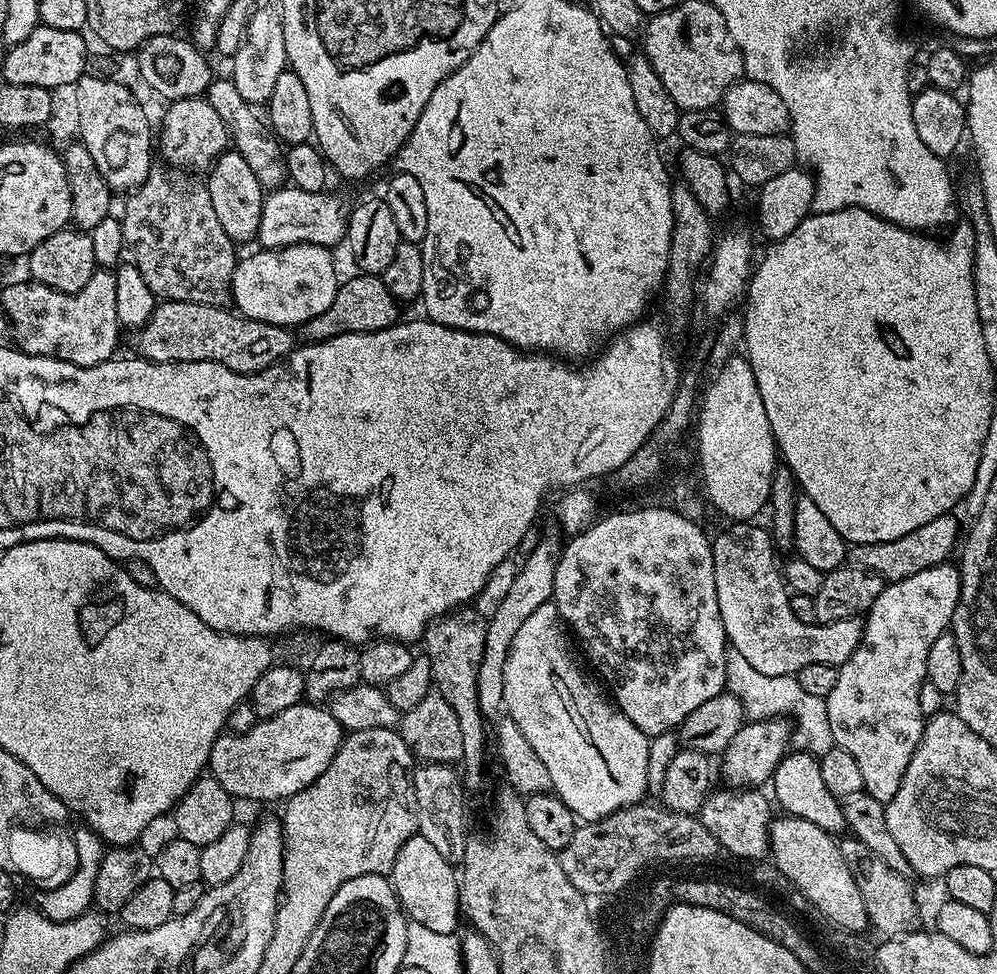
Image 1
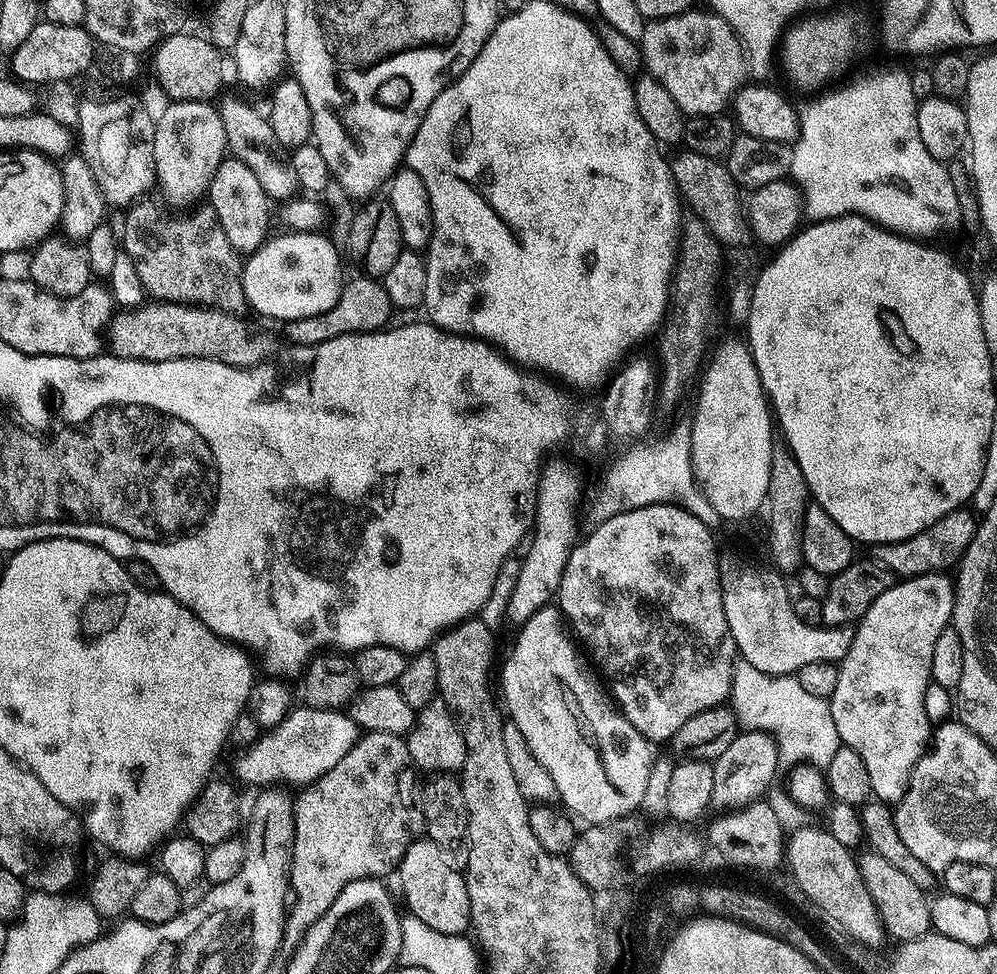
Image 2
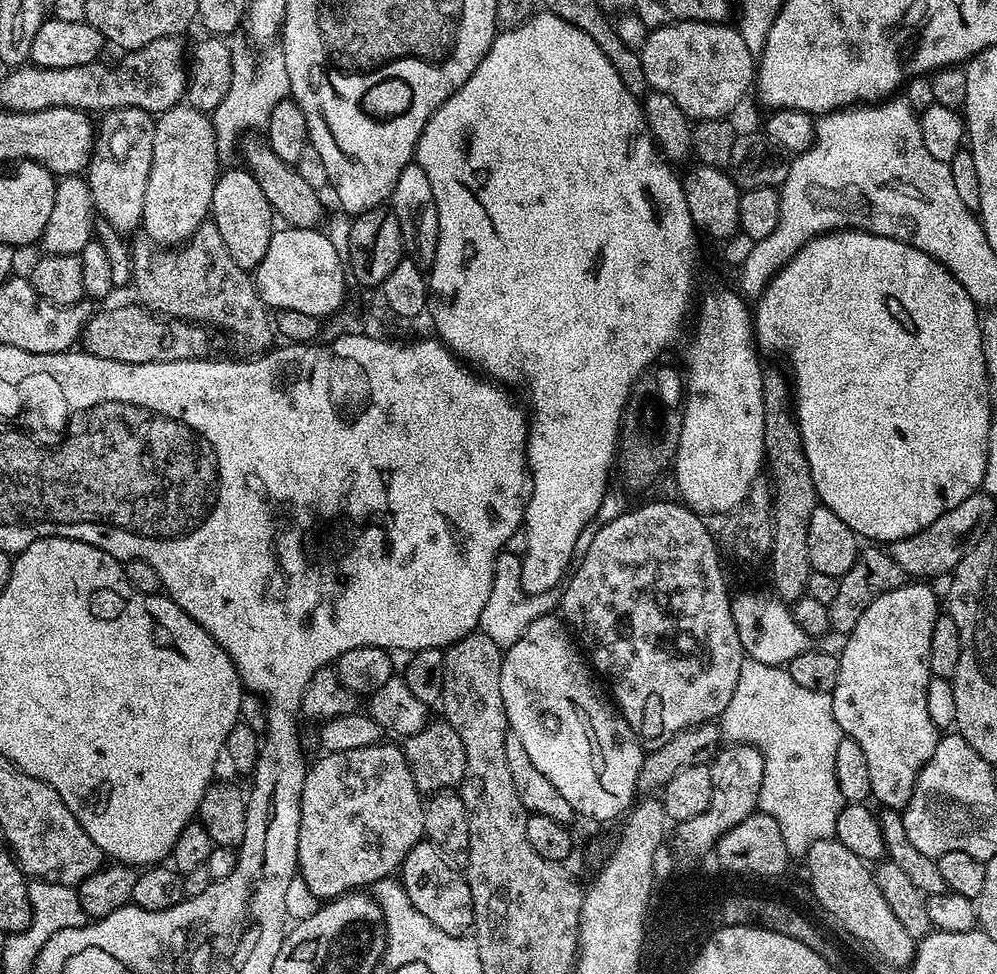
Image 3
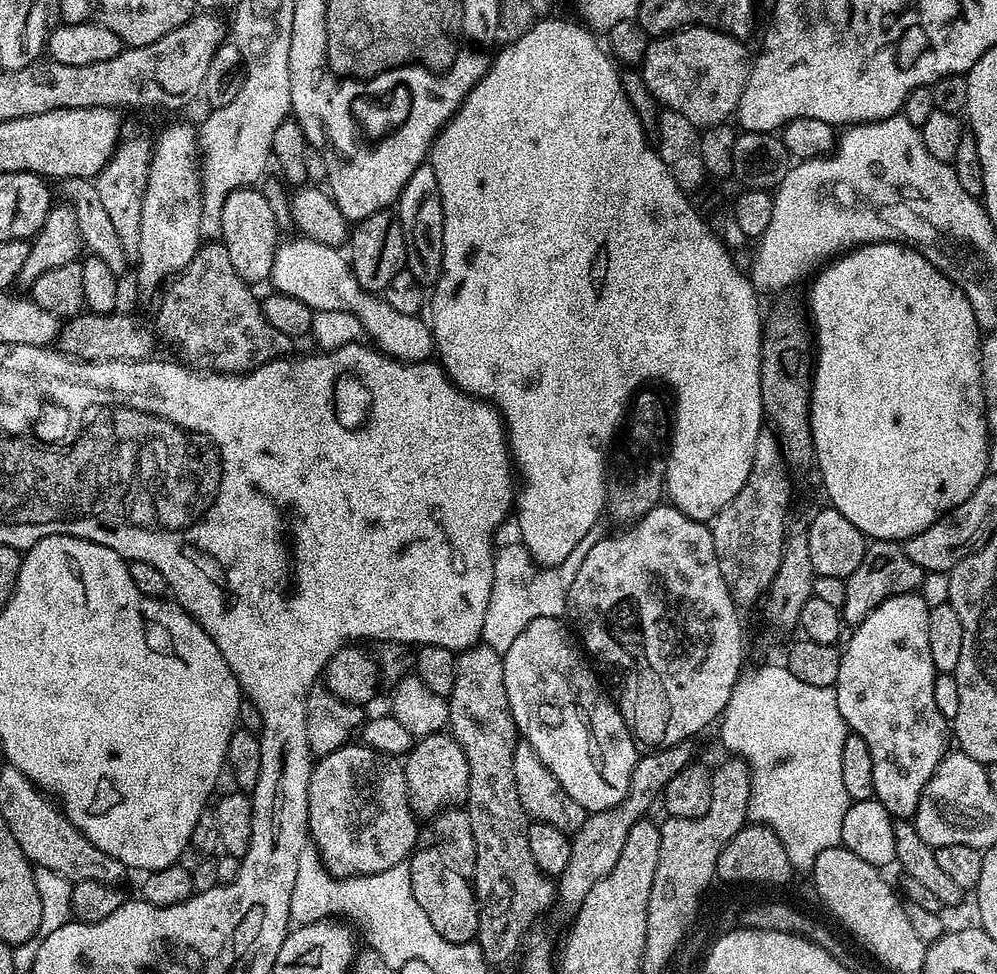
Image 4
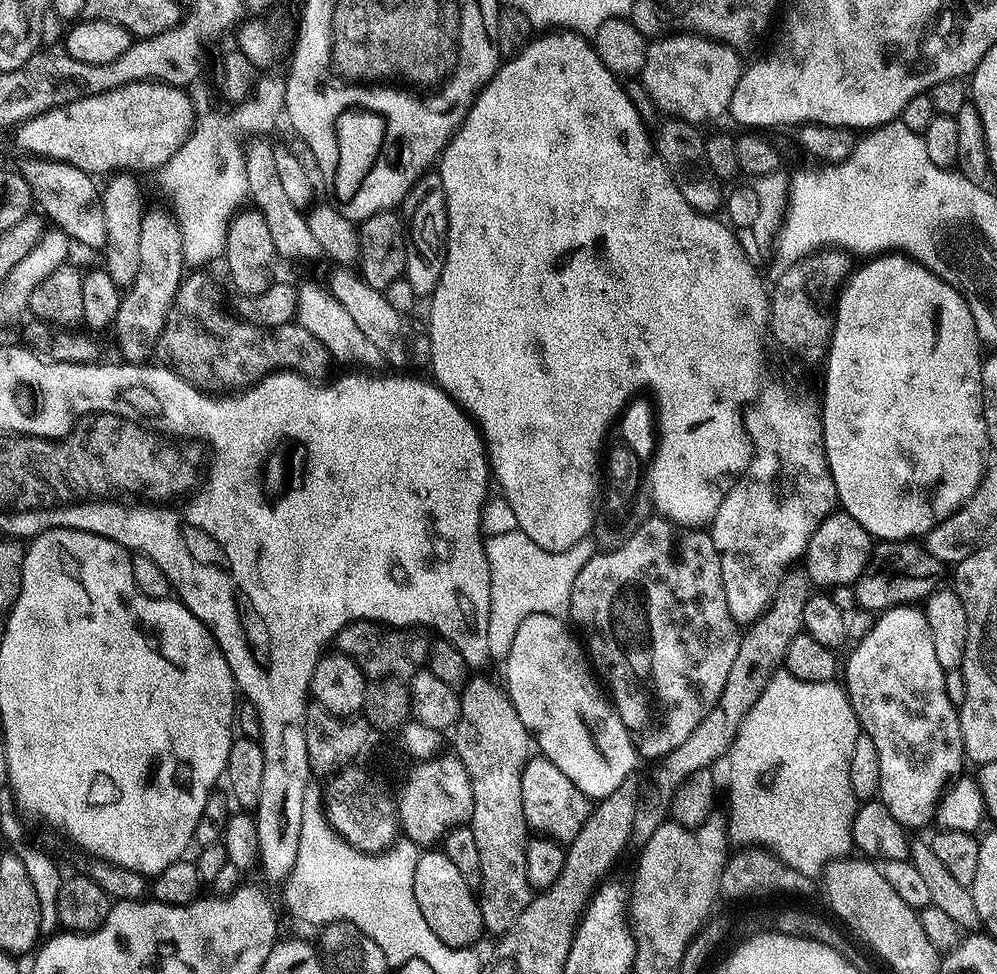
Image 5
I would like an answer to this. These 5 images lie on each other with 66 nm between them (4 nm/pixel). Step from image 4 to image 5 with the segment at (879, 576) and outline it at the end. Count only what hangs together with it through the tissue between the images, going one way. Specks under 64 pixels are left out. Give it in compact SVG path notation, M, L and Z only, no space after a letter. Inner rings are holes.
M902 540L877 543L864 573L856 579L854 585L857 605L871 614L885 612L898 604L915 605L941 587L940 575L943 572L946 572L945 565L938 563L919 543Z

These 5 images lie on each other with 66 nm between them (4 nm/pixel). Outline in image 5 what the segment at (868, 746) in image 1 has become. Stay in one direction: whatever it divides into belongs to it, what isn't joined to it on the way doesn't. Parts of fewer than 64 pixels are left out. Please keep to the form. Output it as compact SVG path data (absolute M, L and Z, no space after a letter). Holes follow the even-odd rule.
M898 604L895 608L888 608L885 612L879 613L875 617L872 629L861 638L856 644L856 649L848 656L848 665L843 665L842 687L848 693L848 701L854 710L854 714L860 723L860 731L863 735L869 736L878 750L878 770L880 771L880 791L878 800L885 804L890 814L897 819L905 830L912 828L924 828L929 823L933 823L936 813L936 806L939 803L942 791L949 782L961 771L963 764L966 764L964 755L964 743L962 742L962 730L960 729L960 713L958 708L951 704L946 694L946 682L944 676L946 669L938 666L938 658L934 654L934 638L930 638L930 622L926 622L926 614L923 607L911 604Z

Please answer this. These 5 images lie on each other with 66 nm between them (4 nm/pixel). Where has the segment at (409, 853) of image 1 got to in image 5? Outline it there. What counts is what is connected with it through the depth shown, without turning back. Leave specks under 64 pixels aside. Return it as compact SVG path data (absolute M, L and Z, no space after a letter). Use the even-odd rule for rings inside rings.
M442 850L421 851L418 866L414 866L414 898L418 898L418 910L430 925L430 930L451 948L471 948L479 936L485 935L480 902L473 885L462 878L458 866L446 858Z

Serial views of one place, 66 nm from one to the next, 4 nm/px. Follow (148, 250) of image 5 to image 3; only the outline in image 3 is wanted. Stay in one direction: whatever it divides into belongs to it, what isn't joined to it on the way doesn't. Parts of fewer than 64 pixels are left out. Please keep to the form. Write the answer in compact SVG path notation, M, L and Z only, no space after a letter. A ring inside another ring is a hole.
M181 102L156 116L154 158L150 162L150 182L146 182L142 221L143 235L153 244L182 246L209 219L214 186L222 166L218 159L209 113Z

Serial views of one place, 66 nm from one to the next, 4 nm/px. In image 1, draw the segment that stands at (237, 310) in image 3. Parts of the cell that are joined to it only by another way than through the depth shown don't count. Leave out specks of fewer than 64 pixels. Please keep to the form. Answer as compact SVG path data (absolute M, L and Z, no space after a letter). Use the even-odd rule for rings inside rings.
M153 167L146 182L127 193L124 216L119 217L124 243L136 255L134 263L146 286L161 301L227 305L238 263L237 245L222 230L222 222L210 202L207 183L199 184L196 178L176 181L171 171L163 170L168 171Z

